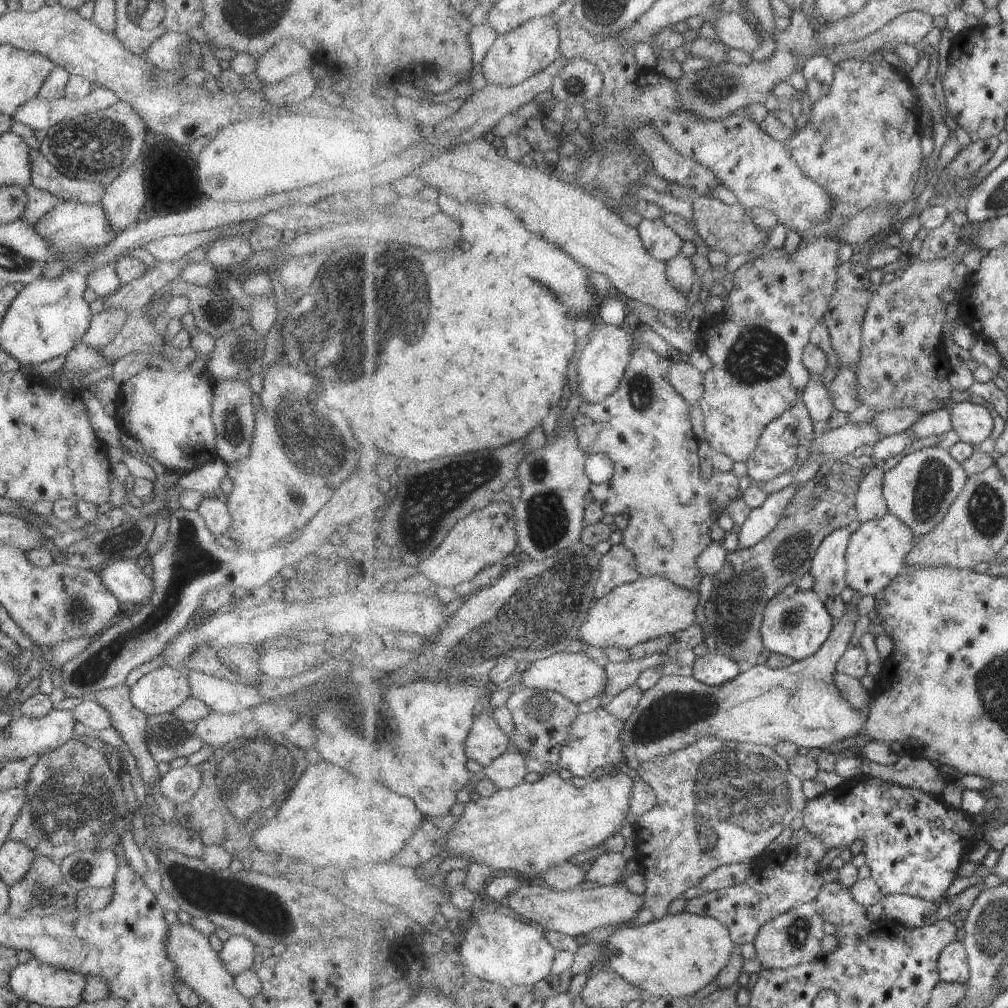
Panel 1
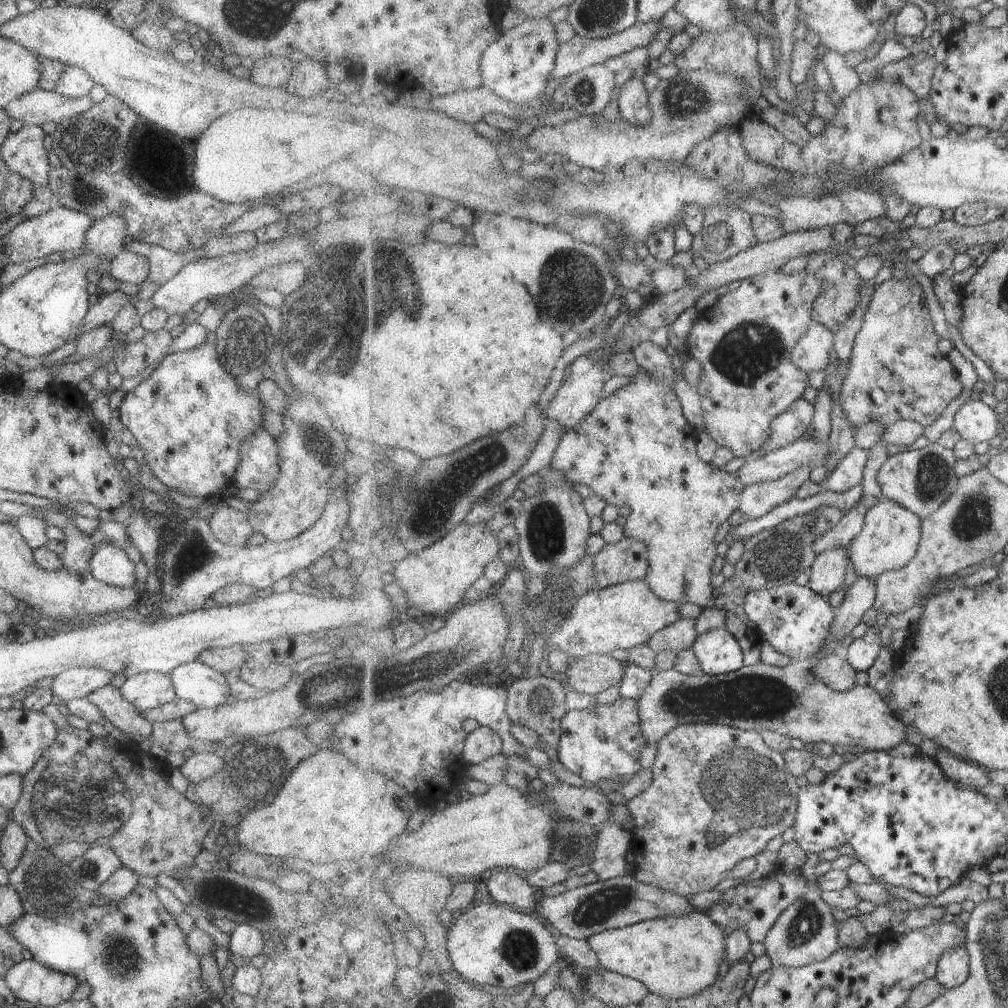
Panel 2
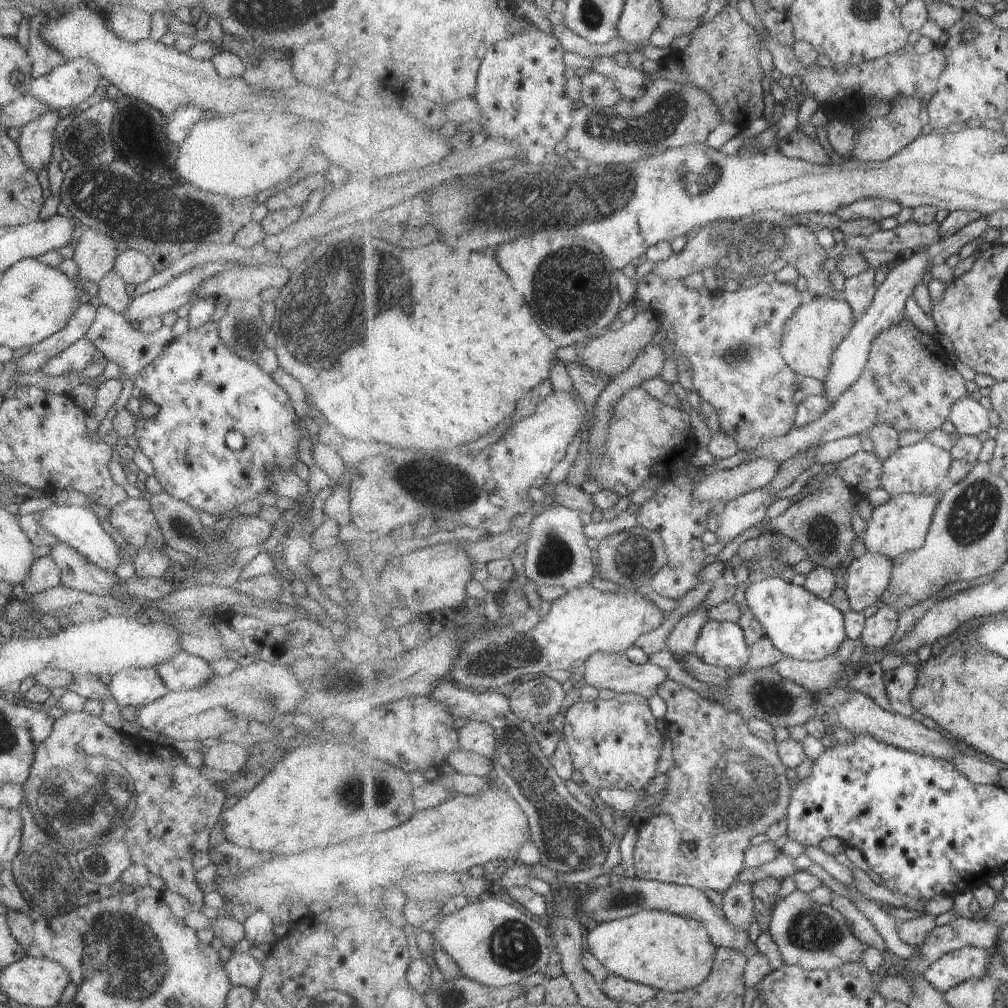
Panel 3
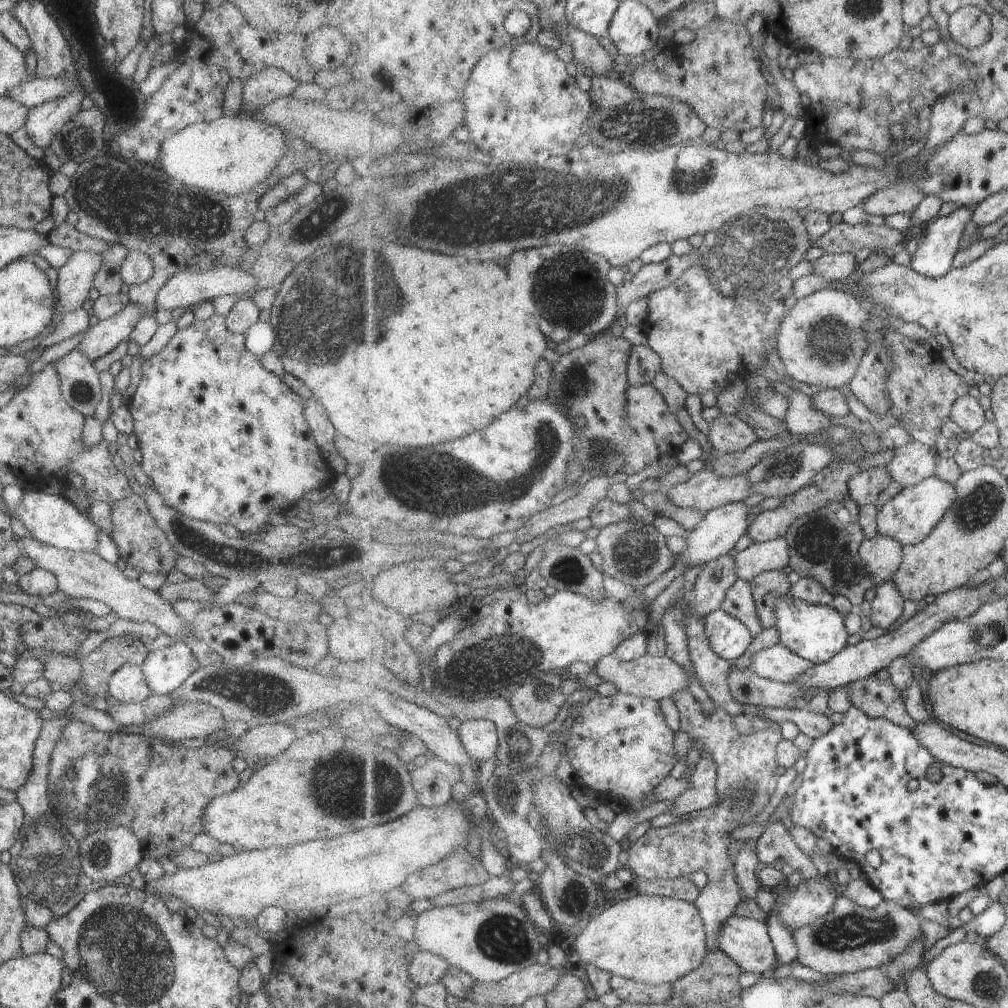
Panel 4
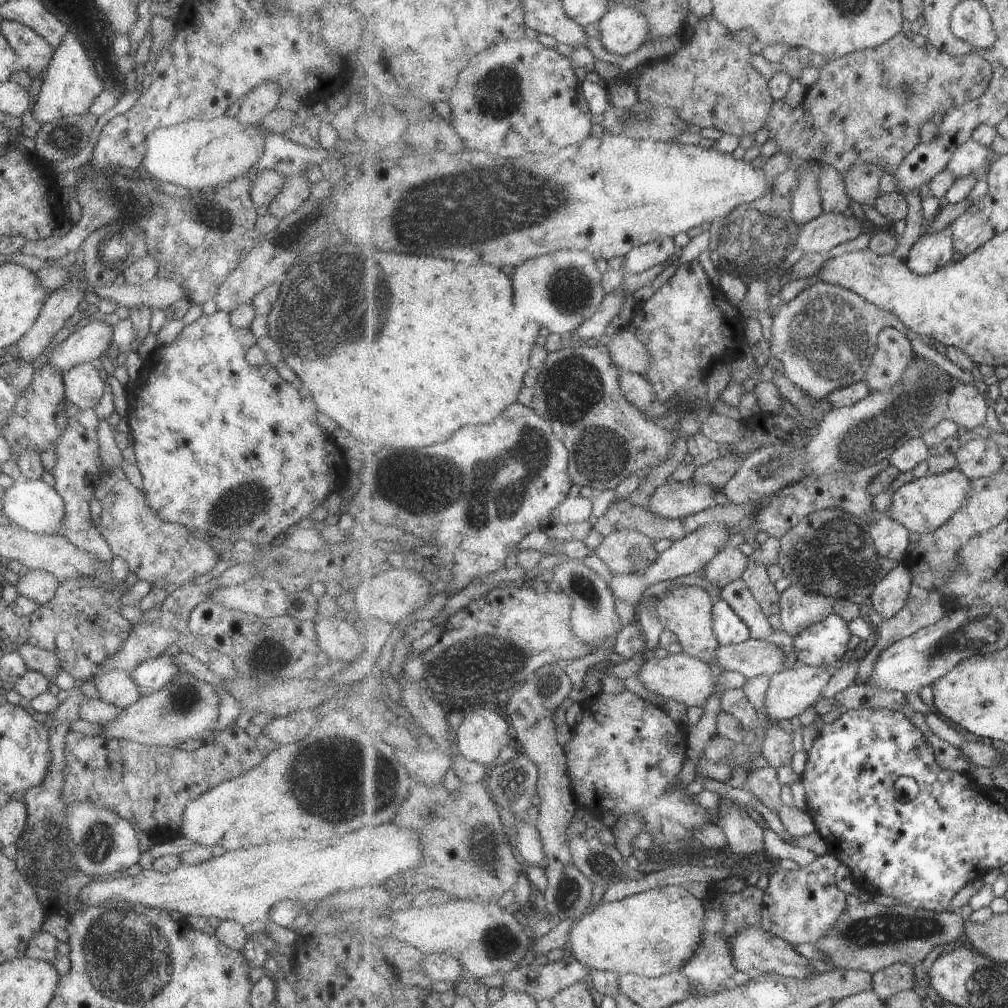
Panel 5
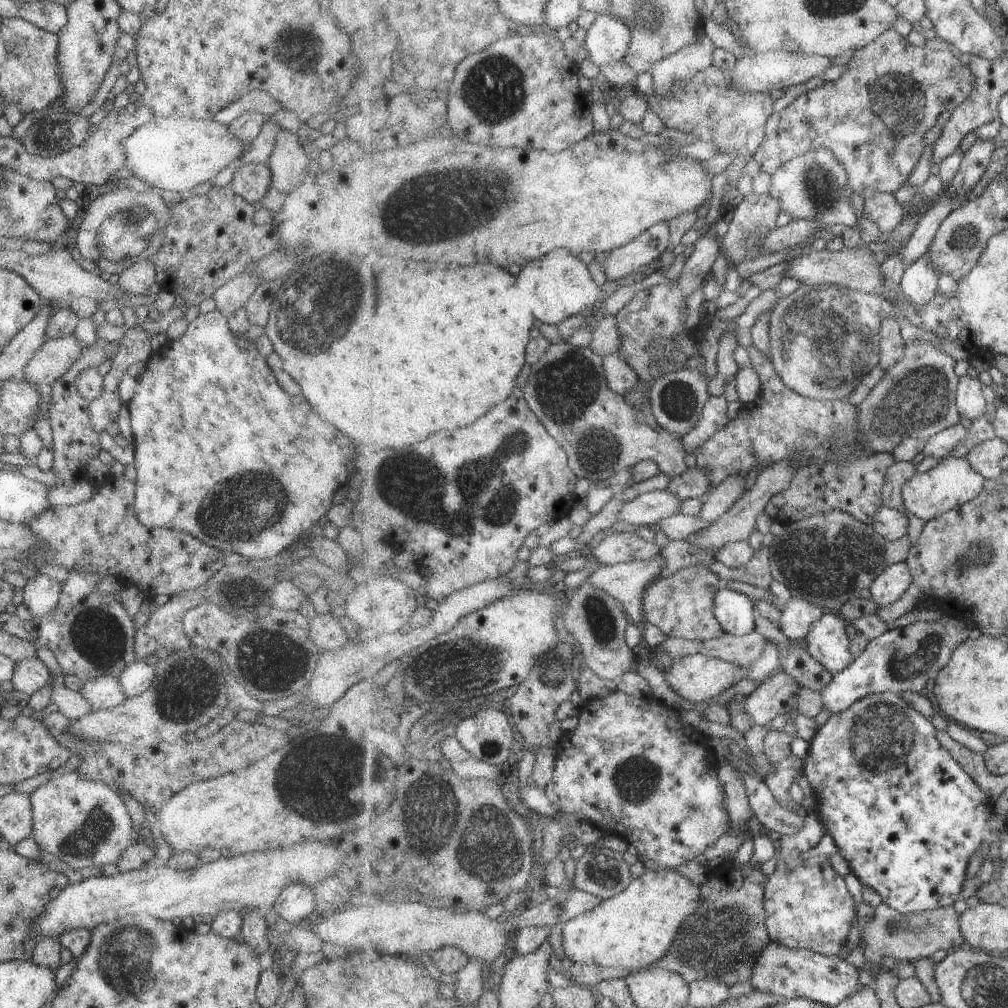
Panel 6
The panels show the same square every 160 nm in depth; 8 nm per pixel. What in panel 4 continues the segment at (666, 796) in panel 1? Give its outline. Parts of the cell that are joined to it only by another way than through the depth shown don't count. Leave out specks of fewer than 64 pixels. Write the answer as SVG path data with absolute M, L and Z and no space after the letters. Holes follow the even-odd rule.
M690 690L679 692L671 698L680 713L680 729L687 733L692 741L693 748L699 750L700 755L711 754L711 758L717 764L717 796L719 796L719 806L711 806L701 811L694 811L689 820L681 820L675 824L663 828L649 829L640 839L626 848L629 857L627 868L634 876L652 880L679 880L679 876L689 879L695 876L695 872L702 870L708 877L707 886L700 892L698 899L694 902L700 911L702 920L706 924L707 950L721 950L719 946L719 932L727 918L736 915L737 908L743 899L743 890L739 888L736 872L733 872L733 858L729 856L729 844L734 840L729 836L737 828L743 825L750 825L757 814L763 814L763 808L773 800L773 794L777 790L777 780L779 774L778 766L778 745L783 739L782 723L775 720L767 720L765 716L762 720L767 722L765 730L757 731L751 735L743 736L735 728L735 717L725 712L721 706L715 704L715 710L711 716L703 712L702 705L693 697Z

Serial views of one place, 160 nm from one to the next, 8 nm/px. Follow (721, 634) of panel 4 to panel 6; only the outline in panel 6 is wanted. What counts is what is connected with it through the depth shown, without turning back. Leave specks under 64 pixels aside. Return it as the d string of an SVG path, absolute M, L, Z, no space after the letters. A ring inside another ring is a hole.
M721 586L715 596L714 614L728 634L745 636L756 631L756 608L745 594Z

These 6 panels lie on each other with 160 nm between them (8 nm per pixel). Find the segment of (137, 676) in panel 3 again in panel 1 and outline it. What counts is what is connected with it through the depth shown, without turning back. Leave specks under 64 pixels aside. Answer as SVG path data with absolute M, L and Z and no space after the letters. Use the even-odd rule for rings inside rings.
M162 665L142 675L129 692L133 706L148 717L171 713L190 695L190 686L183 670Z

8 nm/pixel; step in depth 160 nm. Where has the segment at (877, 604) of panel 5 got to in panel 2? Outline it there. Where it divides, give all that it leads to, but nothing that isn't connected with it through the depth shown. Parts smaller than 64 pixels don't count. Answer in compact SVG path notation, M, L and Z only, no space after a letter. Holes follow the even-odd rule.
M870 626L863 638L854 639L847 650L843 652L856 671L868 672L875 664L882 647L881 634L879 633L881 629L881 626Z

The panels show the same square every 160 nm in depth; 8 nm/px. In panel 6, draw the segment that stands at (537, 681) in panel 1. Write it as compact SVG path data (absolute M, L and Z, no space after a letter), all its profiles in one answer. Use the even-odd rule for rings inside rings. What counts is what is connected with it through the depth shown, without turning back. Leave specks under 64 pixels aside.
M703 654L673 660L670 669L662 671L664 678L667 680L669 686L675 690L680 701L683 703L684 701L689 701L697 707L706 705L713 700L712 698L717 698L724 690L734 686L740 680L748 679L751 676L751 668L735 666L731 662L704 656Z

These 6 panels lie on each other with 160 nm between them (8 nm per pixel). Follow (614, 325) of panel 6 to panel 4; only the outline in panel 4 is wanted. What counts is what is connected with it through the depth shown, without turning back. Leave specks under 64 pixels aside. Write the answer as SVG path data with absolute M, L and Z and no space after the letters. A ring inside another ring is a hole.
M648 345L632 346L628 363L630 385L651 385L653 378L662 371L662 365L661 356Z

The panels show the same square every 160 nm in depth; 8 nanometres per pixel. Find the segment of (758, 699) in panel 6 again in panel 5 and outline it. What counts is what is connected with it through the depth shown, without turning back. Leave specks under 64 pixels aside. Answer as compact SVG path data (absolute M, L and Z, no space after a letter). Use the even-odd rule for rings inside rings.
M862 644L854 651L849 651L839 664L833 664L833 666L827 666L827 668L801 665L799 669L786 669L783 672L779 672L779 674L775 674L770 679L770 686L766 695L767 700L765 700L765 714L769 716L769 721L776 723L777 721L798 718L803 712L807 712L809 708L815 707L817 700L819 700L822 692L829 684L829 680L833 678L833 674L837 674L841 666L851 664L853 660L863 661L867 654L867 649L868 647Z

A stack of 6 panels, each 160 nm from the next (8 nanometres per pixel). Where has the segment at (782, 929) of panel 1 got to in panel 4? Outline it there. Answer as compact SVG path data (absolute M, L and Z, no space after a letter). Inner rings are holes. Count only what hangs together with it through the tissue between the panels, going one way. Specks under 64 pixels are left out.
M844 895L838 898L838 904L830 915L819 920L819 924L811 924L799 930L793 930L792 938L798 947L798 961L801 965L809 967L821 975L845 975L857 973L873 968L883 968L897 959L897 956L915 944L915 940L923 939L920 919L909 907L903 907L899 903L889 900L881 901L872 909L863 908L849 900Z

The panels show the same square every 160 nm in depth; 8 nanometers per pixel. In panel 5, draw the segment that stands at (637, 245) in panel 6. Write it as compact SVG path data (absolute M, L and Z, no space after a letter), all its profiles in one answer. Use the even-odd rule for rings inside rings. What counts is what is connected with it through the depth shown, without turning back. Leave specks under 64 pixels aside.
M661 236L650 244L643 244L635 248L630 255L625 256L622 271L624 274L651 273L651 268L661 267L667 263L675 254L677 246L674 238Z

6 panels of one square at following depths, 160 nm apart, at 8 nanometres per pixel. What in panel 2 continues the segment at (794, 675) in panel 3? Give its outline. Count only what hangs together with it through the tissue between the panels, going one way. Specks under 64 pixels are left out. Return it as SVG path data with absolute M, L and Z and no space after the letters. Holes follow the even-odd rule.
M843 652L823 659L815 668L814 675L819 677L830 689L844 693L857 687L857 671Z

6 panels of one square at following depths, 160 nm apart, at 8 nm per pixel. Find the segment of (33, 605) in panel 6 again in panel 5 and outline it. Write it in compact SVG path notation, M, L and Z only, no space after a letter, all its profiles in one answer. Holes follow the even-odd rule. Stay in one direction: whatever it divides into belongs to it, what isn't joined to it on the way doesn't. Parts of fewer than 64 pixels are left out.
M29 569L16 584L17 595L33 600L37 606L46 604L54 596L58 586L54 575L41 570Z

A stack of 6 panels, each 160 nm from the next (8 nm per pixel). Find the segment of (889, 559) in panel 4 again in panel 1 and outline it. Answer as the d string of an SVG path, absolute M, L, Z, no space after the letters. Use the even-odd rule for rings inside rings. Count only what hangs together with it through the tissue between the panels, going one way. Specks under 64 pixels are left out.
M855 609L854 612L846 613L846 615L839 621L835 621L834 629L831 631L829 640L818 650L813 656L807 657L800 661L795 661L791 666L787 668L772 669L767 665L754 666L748 671L741 672L735 680L726 682L718 687L710 687L709 685L703 684L693 677L682 677L682 676L663 676L662 679L657 683L654 689L648 690L639 703L638 710L624 721L624 727L622 728L622 743L625 745L625 756L628 760L637 760L640 764L654 761L657 757L667 756L672 752L678 751L679 749L687 748L688 746L694 745L698 740L704 738L719 739L721 741L735 741L736 743L749 743L752 745L765 745L766 747L775 748L779 743L790 742L796 744L799 748L818 748L819 750L830 747L830 744L840 743L842 740L848 739L849 737L858 735L861 731L866 730L866 722L869 720L870 708L875 700L875 694L870 694L868 699L868 706L863 711L856 711L851 702L842 695L842 692L838 689L838 685L835 682L834 676L836 675L837 663L842 659L842 656L847 652L847 649L851 646L851 638L853 638L853 632L855 628L855 622L859 618L859 614Z

